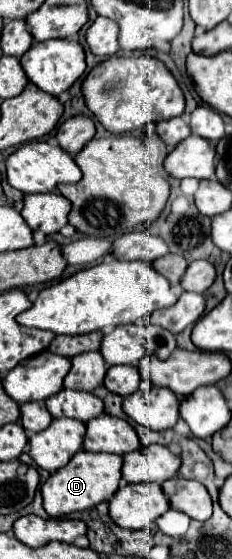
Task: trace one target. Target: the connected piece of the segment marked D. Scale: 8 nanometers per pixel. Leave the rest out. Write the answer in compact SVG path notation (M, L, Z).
M78 450L64 468L50 474L50 478L42 484L40 492L42 492L42 500L44 500L44 510L52 518L62 518L72 512L88 510L88 508L96 506L98 502L108 502L114 496L114 492L118 490L118 482L122 478L120 468L122 468L122 456L118 456L118 454Z

